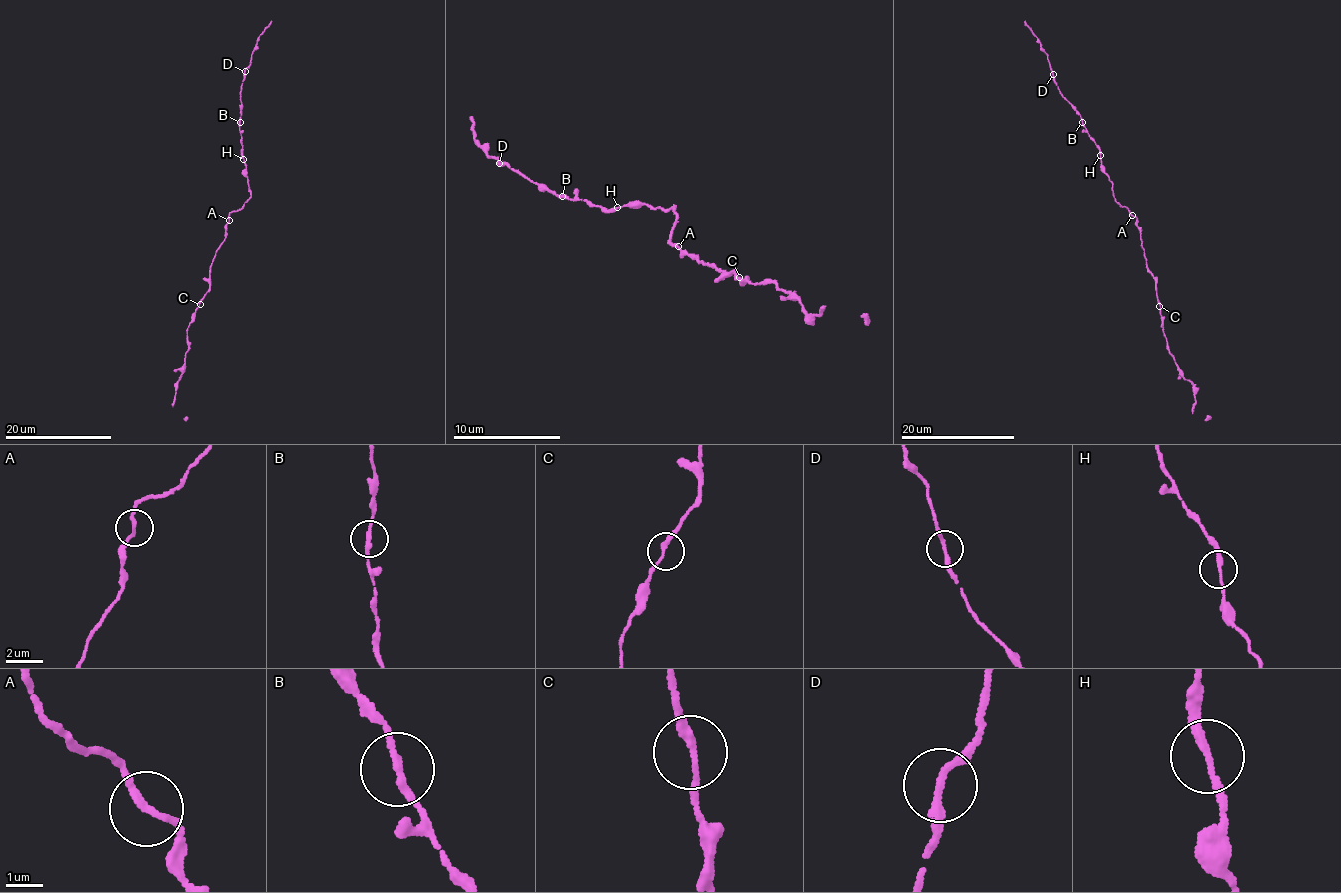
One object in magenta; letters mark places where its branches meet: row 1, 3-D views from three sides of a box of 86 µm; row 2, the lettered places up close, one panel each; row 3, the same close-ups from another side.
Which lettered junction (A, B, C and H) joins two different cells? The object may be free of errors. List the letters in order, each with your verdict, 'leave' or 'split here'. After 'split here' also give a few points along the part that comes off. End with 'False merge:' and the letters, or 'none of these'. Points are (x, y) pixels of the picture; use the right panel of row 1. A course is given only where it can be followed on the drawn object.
A: leave
B: leave
C: leave
H: leave
False merge: none of these

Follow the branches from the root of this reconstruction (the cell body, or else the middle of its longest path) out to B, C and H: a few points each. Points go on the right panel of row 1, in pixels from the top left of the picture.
B: (1133, 215), (1114, 199), (1112, 182), (1101, 164), (1099, 146), (1082, 122)
C: (1133, 215), (1136, 217), (1148, 271), (1156, 281), (1159, 306)
H: (1133, 215), (1114, 199), (1112, 182), (1104, 172), (1100, 155)

